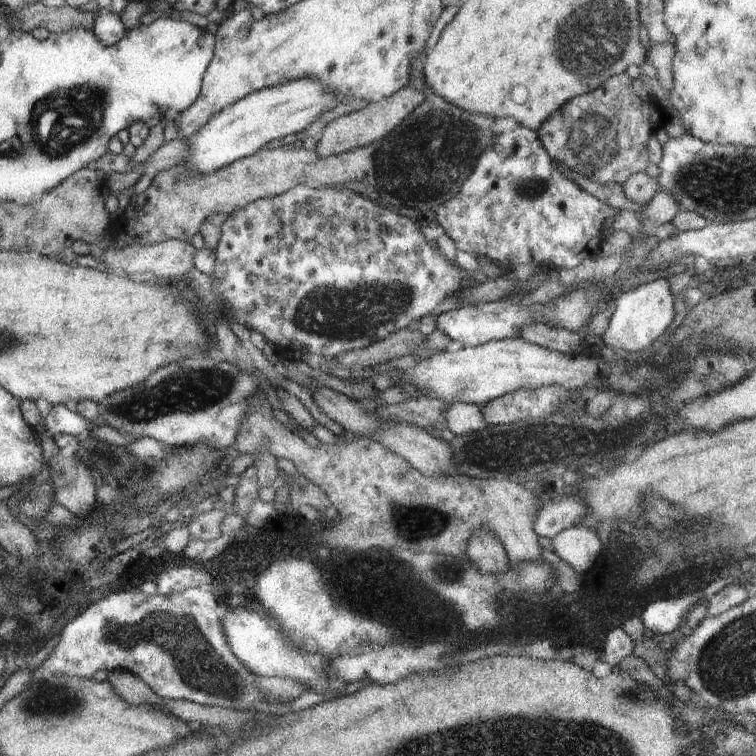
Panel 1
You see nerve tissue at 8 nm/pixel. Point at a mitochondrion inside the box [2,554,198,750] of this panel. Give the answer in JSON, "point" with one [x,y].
{"point":[59,698]}

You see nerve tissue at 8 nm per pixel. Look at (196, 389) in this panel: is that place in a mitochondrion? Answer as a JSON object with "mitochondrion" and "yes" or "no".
{"mitochondrion":"yes"}

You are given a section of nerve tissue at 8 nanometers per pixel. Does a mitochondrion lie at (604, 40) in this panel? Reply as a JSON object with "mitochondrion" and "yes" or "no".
{"mitochondrion":"yes"}

